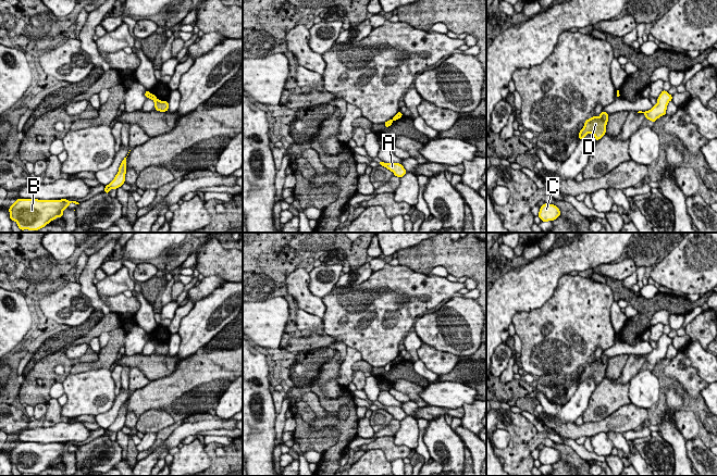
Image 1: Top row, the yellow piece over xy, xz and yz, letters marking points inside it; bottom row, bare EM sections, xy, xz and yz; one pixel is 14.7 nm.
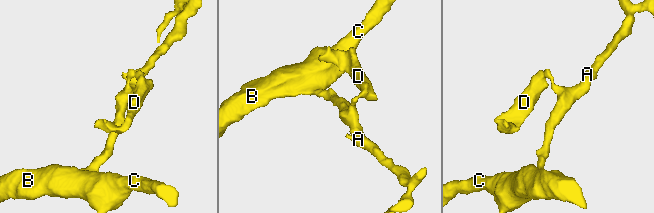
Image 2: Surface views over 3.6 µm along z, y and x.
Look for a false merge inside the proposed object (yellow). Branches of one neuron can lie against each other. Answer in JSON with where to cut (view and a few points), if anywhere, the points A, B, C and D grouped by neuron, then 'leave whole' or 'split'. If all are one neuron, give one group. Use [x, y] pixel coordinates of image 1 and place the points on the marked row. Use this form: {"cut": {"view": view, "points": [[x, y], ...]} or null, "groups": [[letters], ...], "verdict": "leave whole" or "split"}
{"cut": {"view": "xy", "points": [[148, 94], [149, 97]]}, "groups": [["A", "B", "C"], ["D"]], "verdict": "split"}

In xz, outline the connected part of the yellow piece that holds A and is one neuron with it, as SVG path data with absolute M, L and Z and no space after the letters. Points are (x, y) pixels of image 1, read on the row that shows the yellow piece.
M380 161L379 164L393 172L394 175L399 178L407 173L407 171L404 168L404 166L400 163L384 163Z

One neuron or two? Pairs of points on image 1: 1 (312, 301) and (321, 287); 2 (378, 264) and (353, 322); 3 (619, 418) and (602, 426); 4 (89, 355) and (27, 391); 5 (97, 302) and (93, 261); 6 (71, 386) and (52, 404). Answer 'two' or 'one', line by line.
1: two
2: two
3: one
4: one
5: one
6: two

